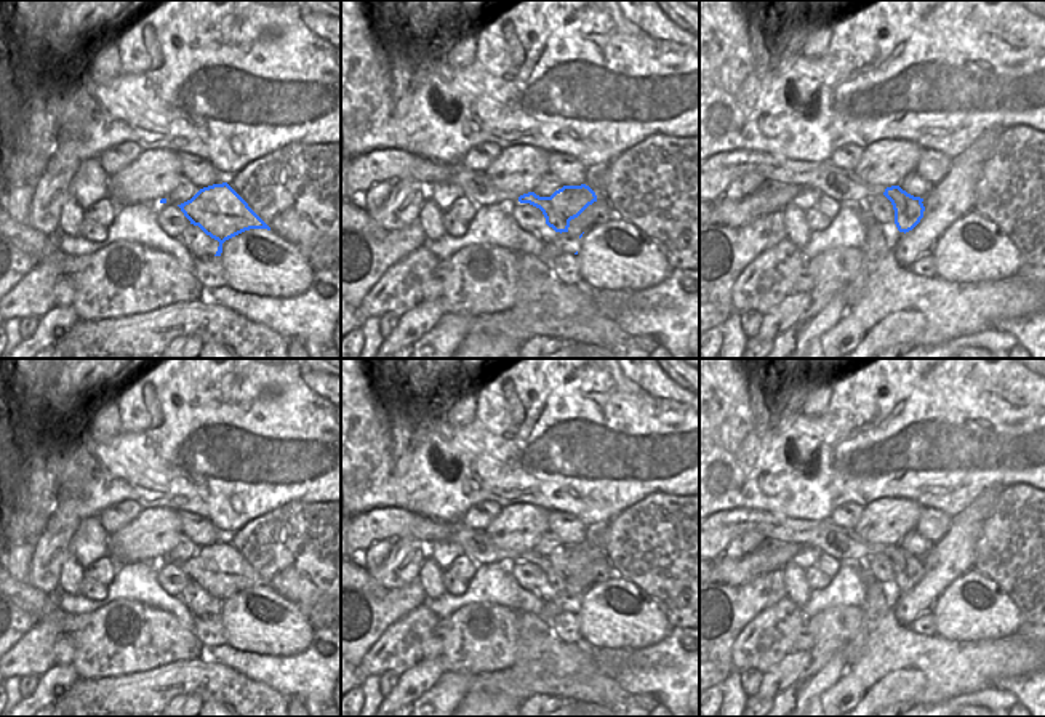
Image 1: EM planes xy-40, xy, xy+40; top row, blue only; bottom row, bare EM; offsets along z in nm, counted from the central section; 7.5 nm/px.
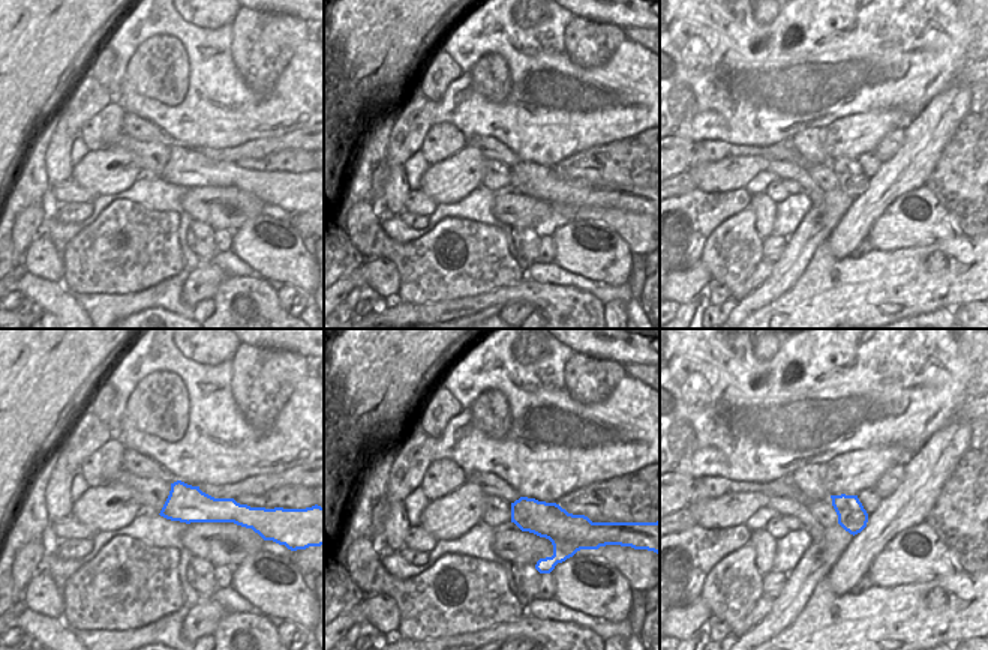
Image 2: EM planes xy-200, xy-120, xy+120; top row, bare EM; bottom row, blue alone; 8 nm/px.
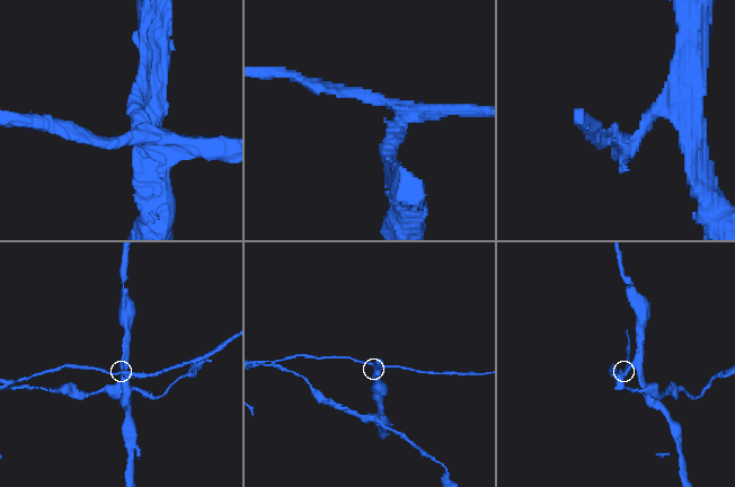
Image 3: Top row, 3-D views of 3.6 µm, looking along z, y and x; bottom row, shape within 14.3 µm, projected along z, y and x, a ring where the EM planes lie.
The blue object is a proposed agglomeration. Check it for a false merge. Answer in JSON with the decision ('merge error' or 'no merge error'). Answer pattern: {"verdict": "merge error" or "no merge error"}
{"verdict": "merge error"}

